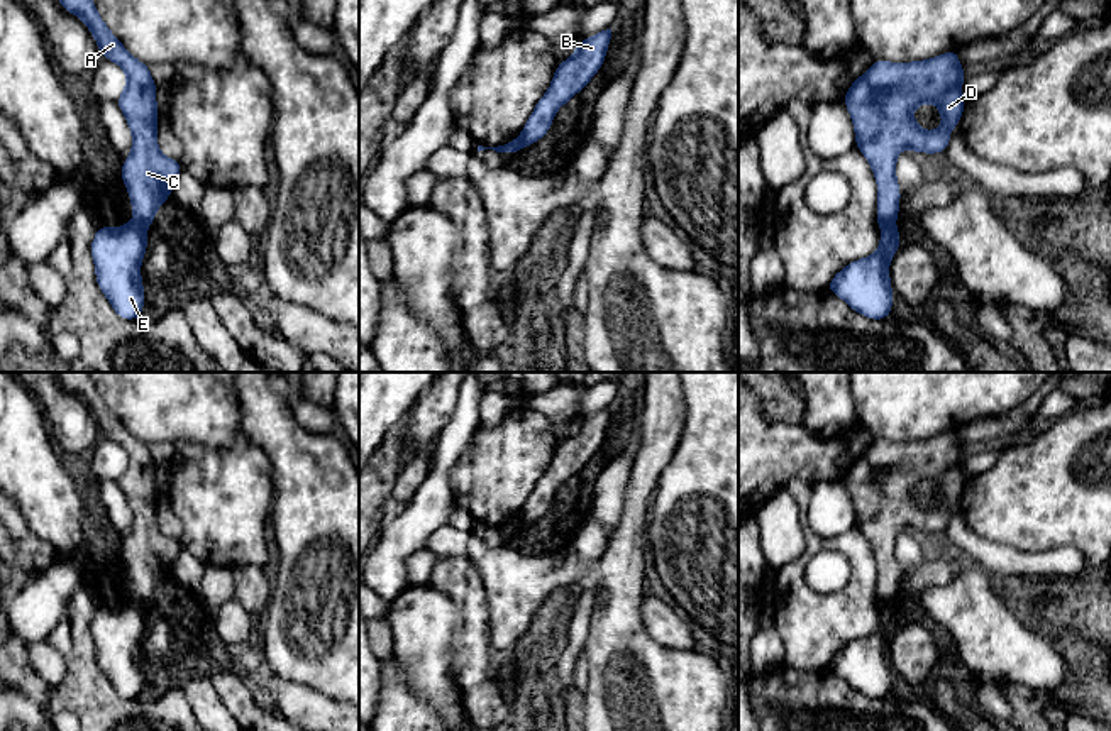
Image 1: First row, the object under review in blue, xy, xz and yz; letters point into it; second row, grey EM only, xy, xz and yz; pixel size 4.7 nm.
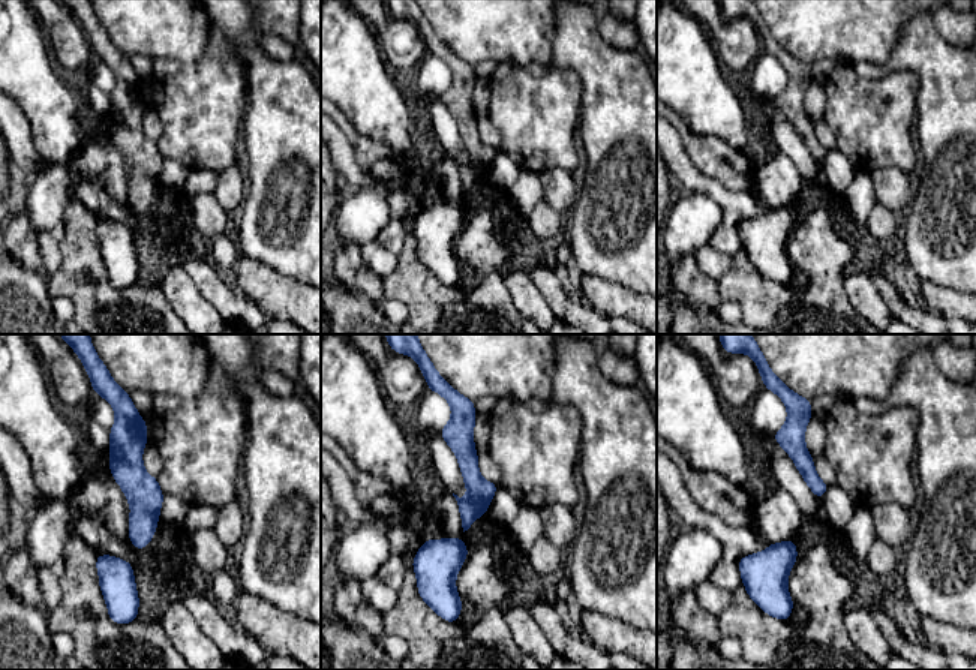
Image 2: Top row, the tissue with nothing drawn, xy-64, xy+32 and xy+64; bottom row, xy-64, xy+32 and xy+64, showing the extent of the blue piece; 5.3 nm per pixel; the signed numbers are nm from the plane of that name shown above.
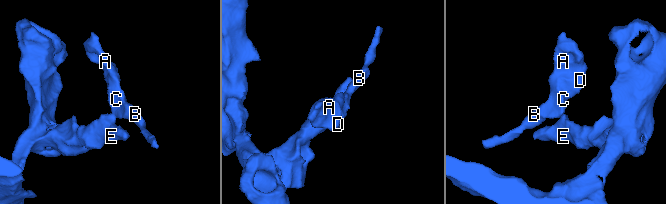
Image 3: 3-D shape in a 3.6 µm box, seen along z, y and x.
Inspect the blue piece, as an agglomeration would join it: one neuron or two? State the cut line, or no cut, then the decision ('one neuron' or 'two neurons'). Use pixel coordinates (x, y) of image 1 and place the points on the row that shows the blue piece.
cut in yz along (893, 222), (881, 227); two neurons

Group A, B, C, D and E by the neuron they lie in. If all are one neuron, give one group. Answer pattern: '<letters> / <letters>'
A B C D / E

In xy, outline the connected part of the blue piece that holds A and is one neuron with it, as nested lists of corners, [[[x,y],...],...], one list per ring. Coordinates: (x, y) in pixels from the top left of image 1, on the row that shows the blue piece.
[[[58,0],[61,7],[80,17],[95,37],[100,56],[117,63],[127,74],[127,83],[117,105],[132,132],[130,156],[122,162],[122,176],[135,220],[147,228],[159,205],[171,198],[181,173],[178,159],[161,154],[158,147],[156,85],[149,66],[135,59],[110,32],[97,12],[93,0]]]

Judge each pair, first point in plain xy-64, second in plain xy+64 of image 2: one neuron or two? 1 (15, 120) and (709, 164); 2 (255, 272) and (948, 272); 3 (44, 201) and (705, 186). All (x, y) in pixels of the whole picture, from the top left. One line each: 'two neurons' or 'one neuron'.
1: one neuron
2: two neurons
3: two neurons

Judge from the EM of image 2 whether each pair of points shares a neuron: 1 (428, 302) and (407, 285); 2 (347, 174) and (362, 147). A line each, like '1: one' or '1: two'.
1: one
2: two

